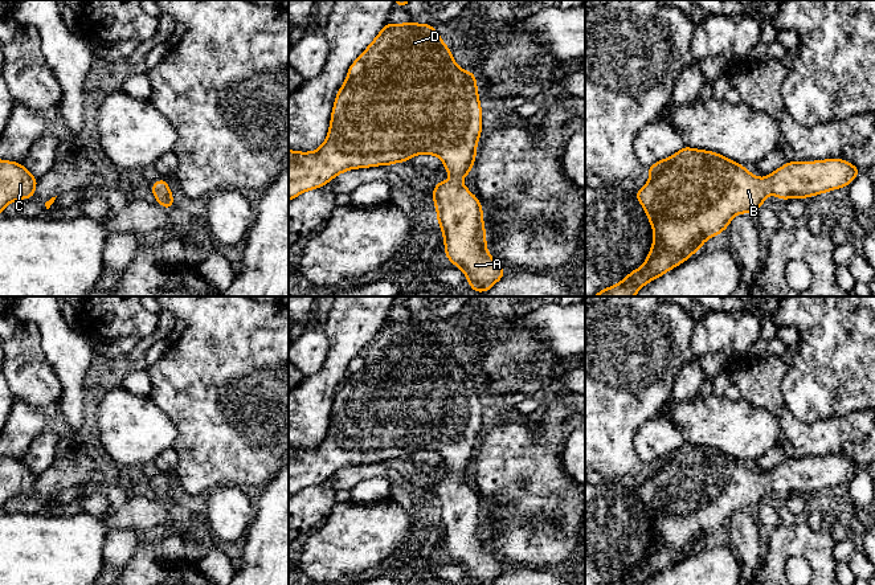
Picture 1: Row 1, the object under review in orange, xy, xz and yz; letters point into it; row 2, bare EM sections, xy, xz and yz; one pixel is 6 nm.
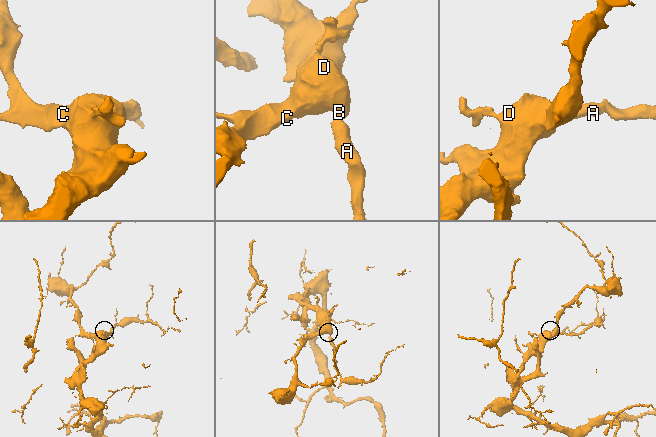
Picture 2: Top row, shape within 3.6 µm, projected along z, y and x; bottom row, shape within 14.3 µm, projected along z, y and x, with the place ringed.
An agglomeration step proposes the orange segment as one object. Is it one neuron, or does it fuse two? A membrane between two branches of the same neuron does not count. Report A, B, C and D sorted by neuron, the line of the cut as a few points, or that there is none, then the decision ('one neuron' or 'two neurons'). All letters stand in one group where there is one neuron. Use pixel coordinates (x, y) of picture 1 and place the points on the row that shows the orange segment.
A B C D; no cut; one neuron

